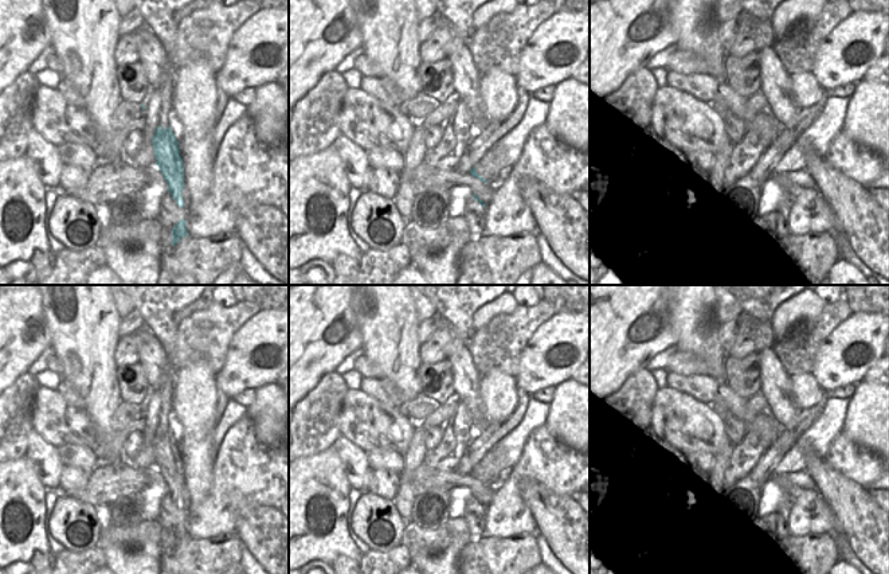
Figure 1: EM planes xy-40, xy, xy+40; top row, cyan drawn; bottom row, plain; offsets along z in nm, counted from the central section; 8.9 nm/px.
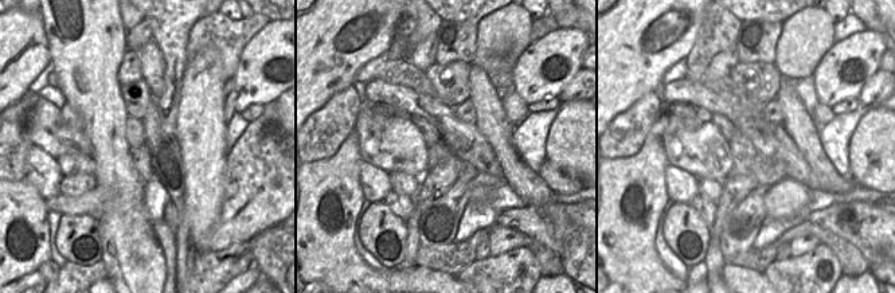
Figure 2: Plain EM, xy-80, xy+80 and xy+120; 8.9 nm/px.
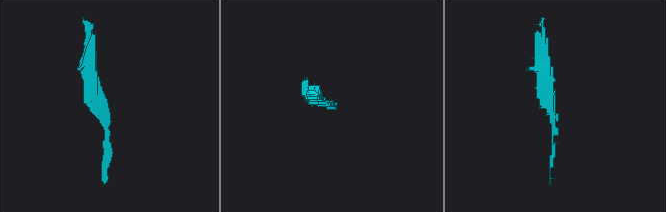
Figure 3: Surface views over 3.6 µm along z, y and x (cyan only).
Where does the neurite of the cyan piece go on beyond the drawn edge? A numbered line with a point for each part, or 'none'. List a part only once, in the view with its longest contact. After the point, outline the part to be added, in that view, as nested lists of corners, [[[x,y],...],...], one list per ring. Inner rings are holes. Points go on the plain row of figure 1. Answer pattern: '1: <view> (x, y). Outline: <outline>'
none.

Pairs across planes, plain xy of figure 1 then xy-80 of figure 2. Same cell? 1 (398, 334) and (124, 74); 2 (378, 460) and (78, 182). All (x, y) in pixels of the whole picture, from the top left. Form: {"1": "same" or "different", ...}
{"1": "different", "2": "different"}

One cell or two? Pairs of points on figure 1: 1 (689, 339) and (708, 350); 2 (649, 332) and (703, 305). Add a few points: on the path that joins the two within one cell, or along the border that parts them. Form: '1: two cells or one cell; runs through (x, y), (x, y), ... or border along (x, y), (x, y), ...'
1: one cell; runs through (693, 339), (697, 339), (704, 346)
2: two cells; border along (661, 299), (668, 321), (676, 334), (674, 346)

